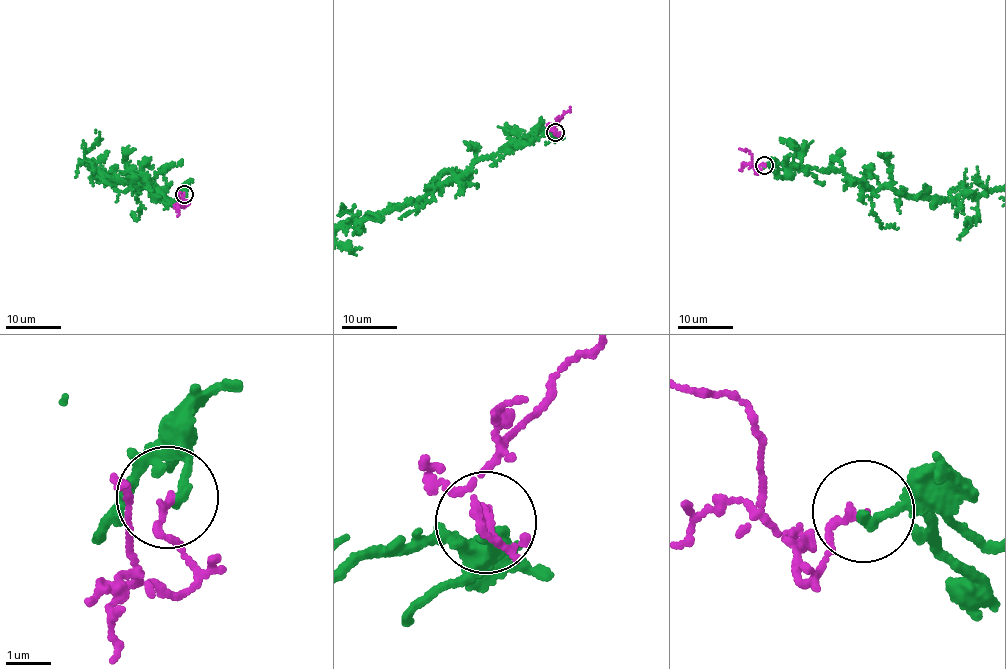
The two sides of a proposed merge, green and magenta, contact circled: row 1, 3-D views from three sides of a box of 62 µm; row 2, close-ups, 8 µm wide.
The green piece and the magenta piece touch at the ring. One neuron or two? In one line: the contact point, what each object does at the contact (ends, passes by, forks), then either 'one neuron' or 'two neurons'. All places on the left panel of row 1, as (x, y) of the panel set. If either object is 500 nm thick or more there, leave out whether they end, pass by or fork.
place (184, 194); green ends; magenta ends; two neurons

